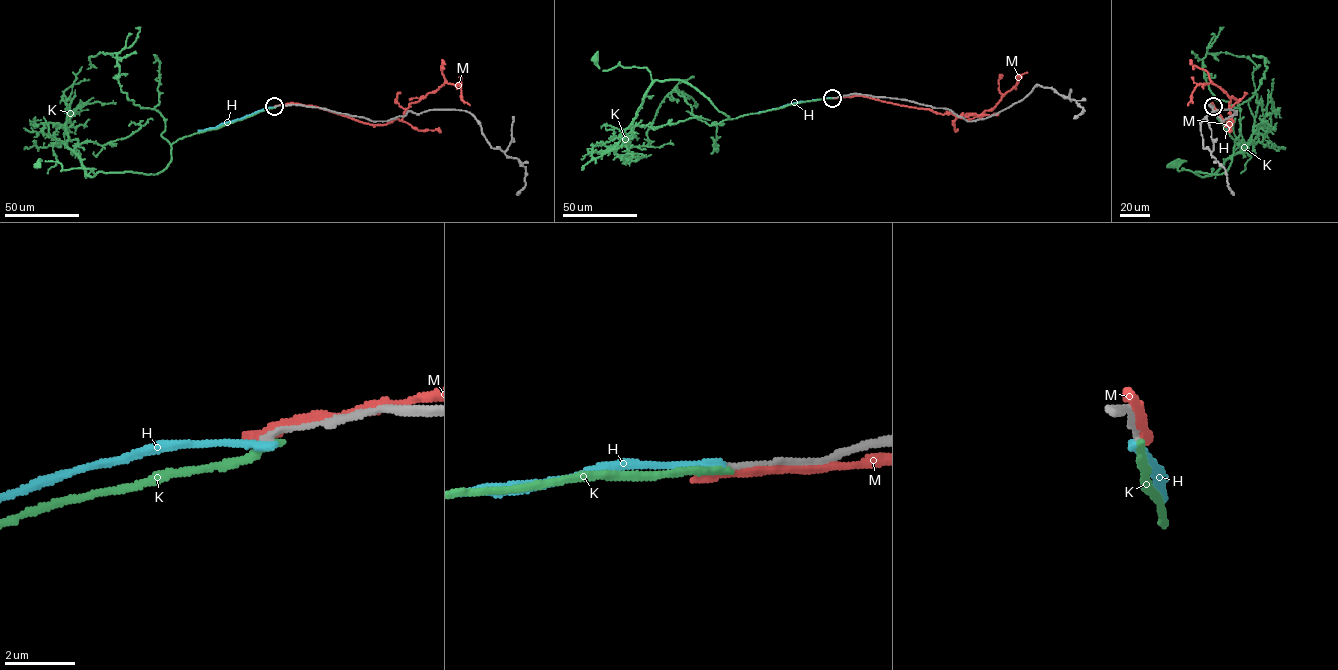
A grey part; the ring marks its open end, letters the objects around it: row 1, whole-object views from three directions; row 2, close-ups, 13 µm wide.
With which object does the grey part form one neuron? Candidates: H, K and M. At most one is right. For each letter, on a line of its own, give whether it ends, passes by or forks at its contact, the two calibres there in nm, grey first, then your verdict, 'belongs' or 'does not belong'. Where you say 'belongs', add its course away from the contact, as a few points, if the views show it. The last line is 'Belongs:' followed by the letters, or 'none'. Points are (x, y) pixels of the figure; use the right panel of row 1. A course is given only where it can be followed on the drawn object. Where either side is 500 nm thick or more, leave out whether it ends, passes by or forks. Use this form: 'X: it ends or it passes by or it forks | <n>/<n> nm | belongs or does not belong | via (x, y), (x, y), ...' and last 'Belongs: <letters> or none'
H: it ends | 170/220 nm | does not belong
K: it ends | 170/240 nm | does not belong
M: it passes by | 160/280 nm | does not belong
Belongs: none

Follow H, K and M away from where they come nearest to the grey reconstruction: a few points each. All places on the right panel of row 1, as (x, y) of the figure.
H: (1213, 106), (1217, 117), (1229, 130)
K: (1213, 106), (1234, 139), (1229, 166), (1220, 174), (1195, 174), (1177, 169), (1186, 161), (1174, 163)
M: (1213, 106), (1229, 124), (1230, 98), (1213, 83), (1197, 84), (1188, 105)

